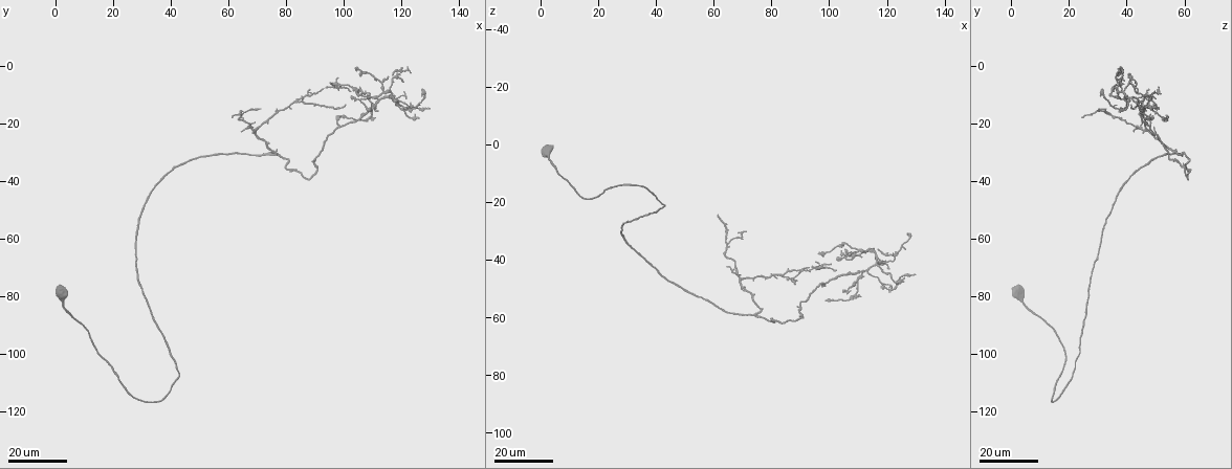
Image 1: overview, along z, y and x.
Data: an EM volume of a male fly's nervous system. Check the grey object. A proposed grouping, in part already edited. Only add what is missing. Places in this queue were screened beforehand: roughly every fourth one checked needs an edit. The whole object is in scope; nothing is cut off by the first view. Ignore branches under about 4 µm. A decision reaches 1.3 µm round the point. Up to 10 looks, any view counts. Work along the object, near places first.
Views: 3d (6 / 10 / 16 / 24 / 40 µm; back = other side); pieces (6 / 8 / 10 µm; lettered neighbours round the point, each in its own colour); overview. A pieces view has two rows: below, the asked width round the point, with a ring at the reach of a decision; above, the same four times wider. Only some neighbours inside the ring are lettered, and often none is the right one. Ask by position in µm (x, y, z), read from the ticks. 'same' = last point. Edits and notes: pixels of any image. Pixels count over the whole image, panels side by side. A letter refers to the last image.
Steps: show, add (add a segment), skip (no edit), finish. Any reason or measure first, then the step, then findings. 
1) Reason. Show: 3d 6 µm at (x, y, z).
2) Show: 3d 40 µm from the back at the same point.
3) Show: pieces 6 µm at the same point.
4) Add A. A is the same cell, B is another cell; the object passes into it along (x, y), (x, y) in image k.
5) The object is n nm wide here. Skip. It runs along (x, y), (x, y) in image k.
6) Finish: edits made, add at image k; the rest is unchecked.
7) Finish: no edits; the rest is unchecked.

Free end. Show: 3d 16 µm at (61, 18, 24).

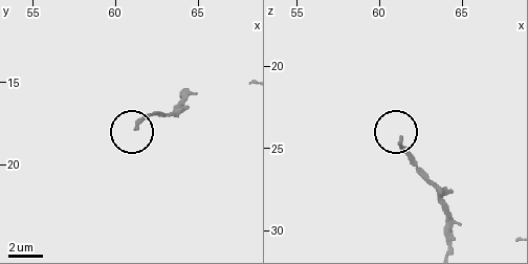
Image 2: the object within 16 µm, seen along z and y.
Show: 3d 10 µm at (61.3, 17.7, 24.3).

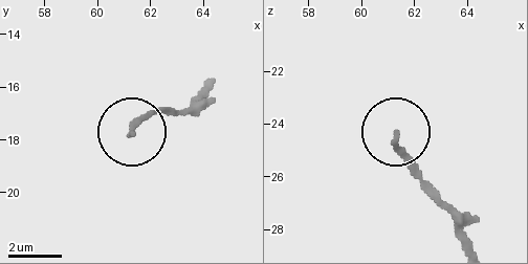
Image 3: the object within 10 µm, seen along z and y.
Show: pieces 8 µm at (61.3, 17.7, 24.4).

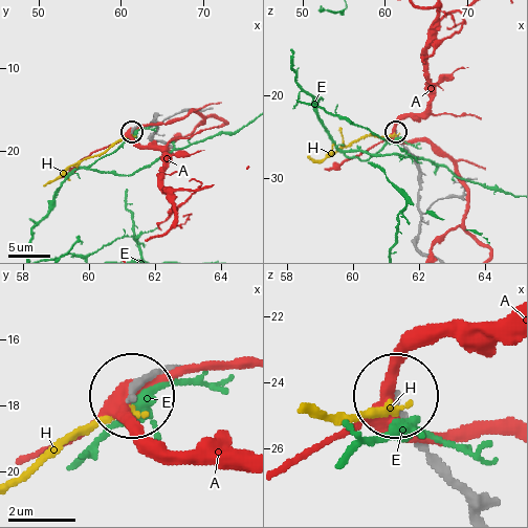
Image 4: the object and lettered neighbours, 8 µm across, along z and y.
Skip. A, E and H are other cells; none of them fits.

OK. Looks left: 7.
Free end. Show: 3d 24 µm at (120, 5, 43).

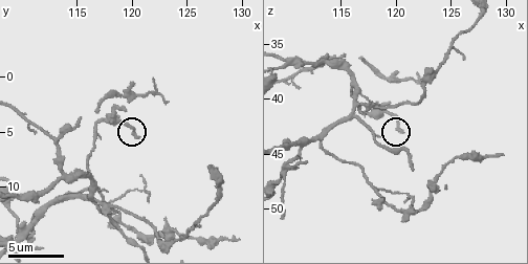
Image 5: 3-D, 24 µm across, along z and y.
Show: pieces 8 µm at (120.6, 5.6, 42.8).

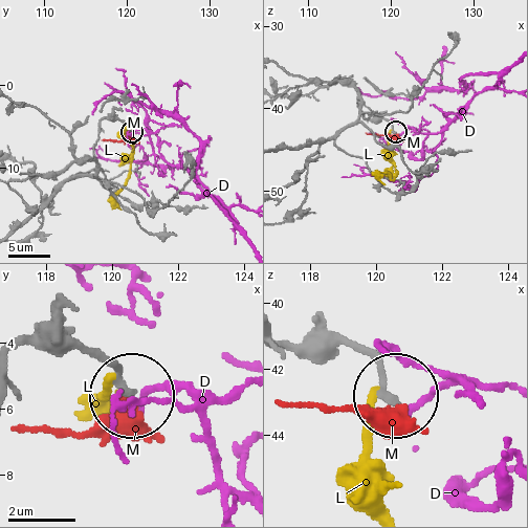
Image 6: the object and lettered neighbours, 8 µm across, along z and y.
Skip. D, L and M are other cells; it runs along (17, 349), (92, 349), (132, 394) in image 6; none of them fits.

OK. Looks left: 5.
Thin end. Show: 3d 24 µm at (123, 2, 38).

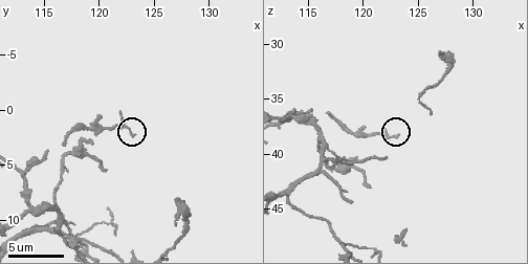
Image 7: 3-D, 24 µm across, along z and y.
What lies round it. Show: pieces 8 µm at (123.0, 2.2, 38.4).

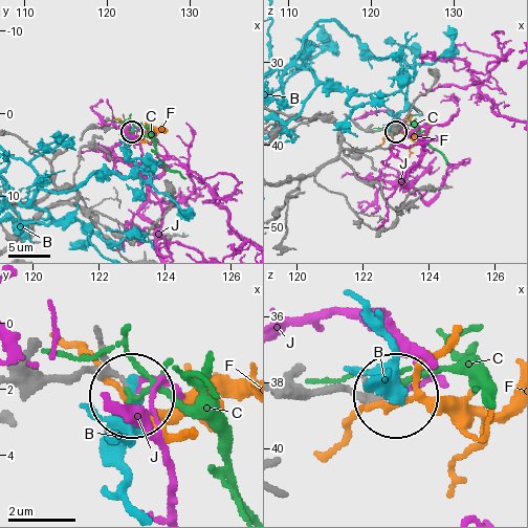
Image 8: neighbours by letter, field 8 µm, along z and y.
Skip. B, C, F and J are other cells; it runs along (76, 195), (54, 181), (53, 160), (89, 129), (131, 132) in image 8; no lettered segment goes on from it.

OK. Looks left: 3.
An open end. Show: 3d 24 µm at (98, 17, 49).

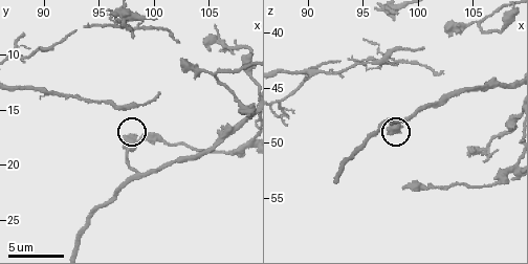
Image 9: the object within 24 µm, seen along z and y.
Show: pieces 8 µm at (98.2, 17.4, 48.8).

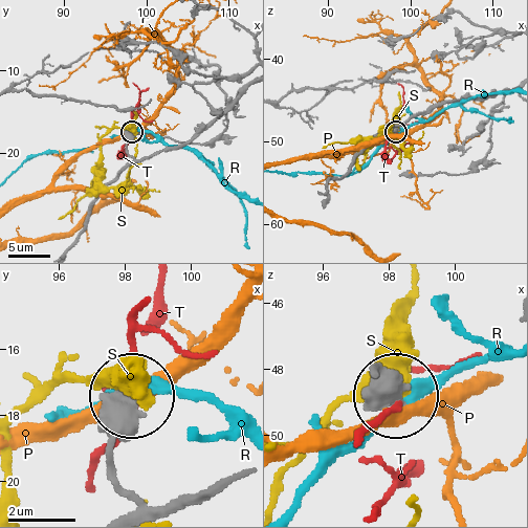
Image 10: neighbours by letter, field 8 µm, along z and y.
The object is 390 nm wide here. Skip. P, R, S and T are other cells; none of them fits.

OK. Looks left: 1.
Finish: no edits; the rest is unchecked.

